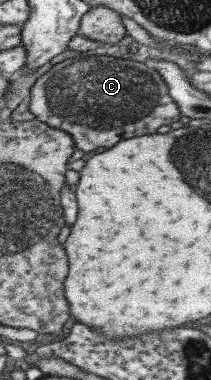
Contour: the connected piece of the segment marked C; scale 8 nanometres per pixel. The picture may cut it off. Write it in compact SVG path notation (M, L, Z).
M93 55L91 58L75 60L69 58L67 62L55 64L31 87L28 101L29 110L35 118L71 134L77 148L83 152L93 152L97 148L113 148L121 140L155 134L161 126L179 122L182 114L161 72L149 66L147 62L107 55Z

